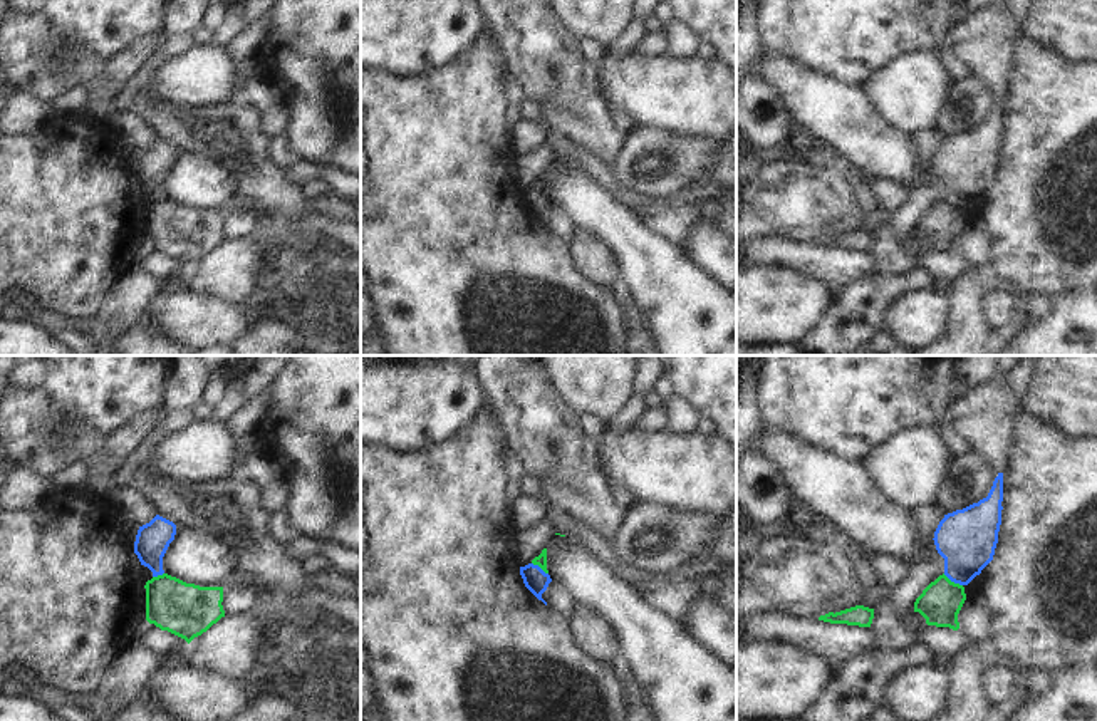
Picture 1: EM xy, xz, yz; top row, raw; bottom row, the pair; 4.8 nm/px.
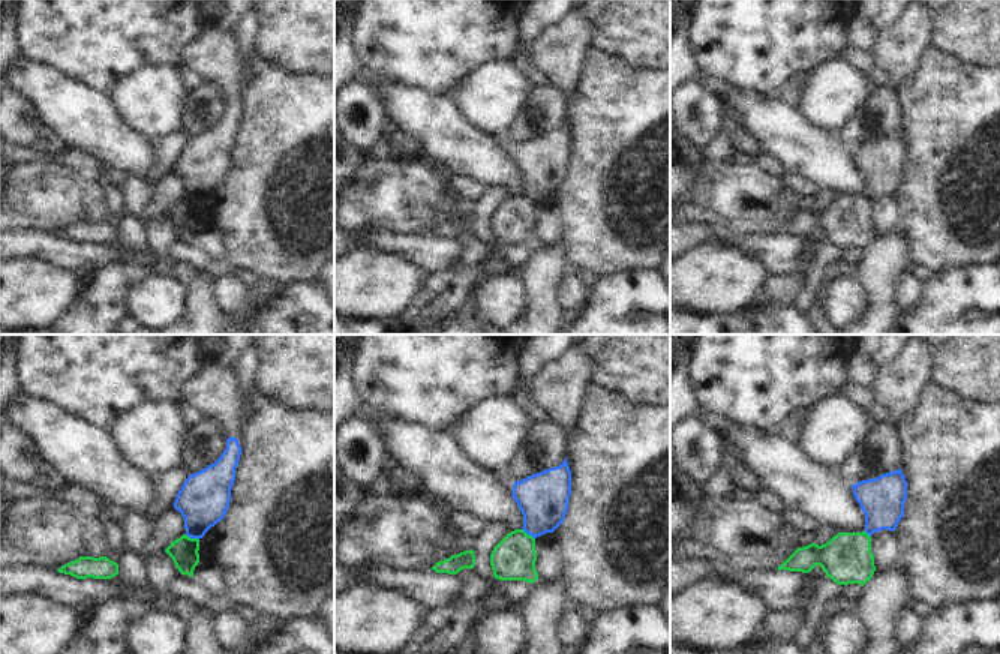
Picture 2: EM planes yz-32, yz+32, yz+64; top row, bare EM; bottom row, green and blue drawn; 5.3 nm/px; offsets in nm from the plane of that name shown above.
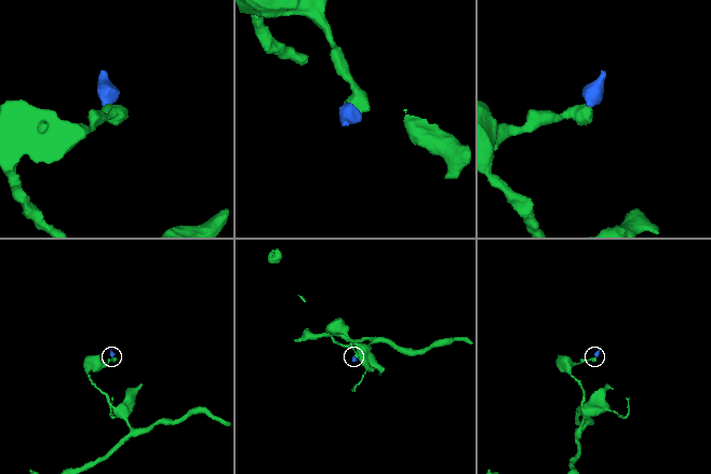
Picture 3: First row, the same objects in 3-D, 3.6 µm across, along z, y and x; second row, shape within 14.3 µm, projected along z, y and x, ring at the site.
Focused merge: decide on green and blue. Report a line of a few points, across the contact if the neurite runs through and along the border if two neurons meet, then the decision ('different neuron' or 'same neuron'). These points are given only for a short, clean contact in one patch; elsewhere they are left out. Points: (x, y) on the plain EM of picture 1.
line yz (943, 198), (961, 210); different neuron

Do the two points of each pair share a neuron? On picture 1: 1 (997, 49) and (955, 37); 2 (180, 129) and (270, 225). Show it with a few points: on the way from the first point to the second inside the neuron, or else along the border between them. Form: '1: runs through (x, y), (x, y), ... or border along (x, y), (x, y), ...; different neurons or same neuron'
1: runs through (987, 44), (965, 39); same neuron
2: runs through (212, 131), (270, 193); same neuron

